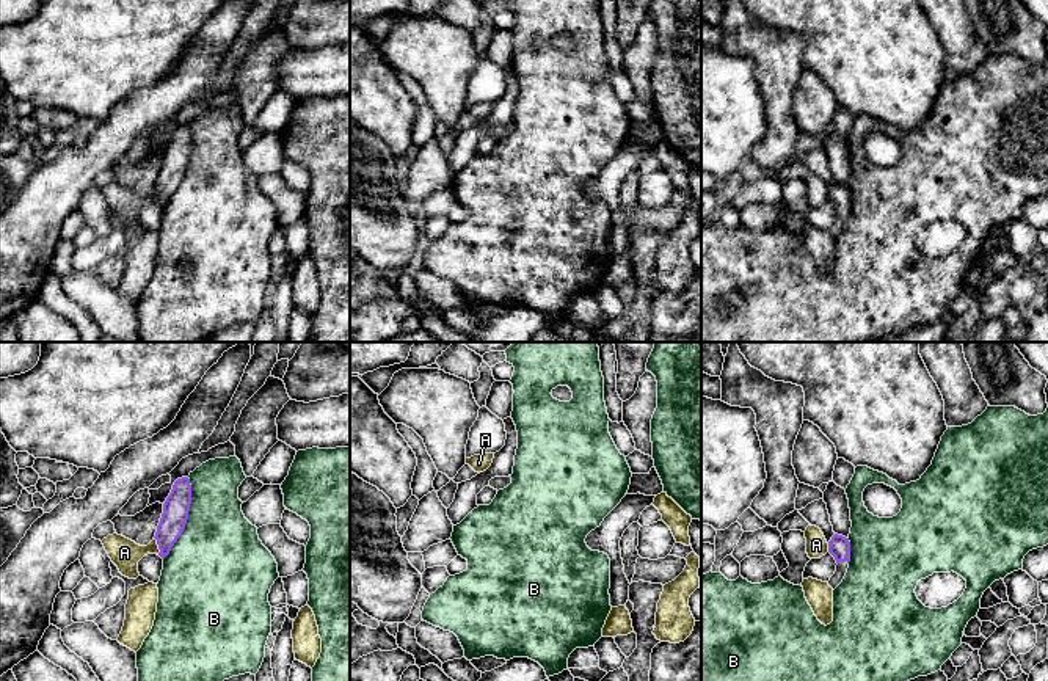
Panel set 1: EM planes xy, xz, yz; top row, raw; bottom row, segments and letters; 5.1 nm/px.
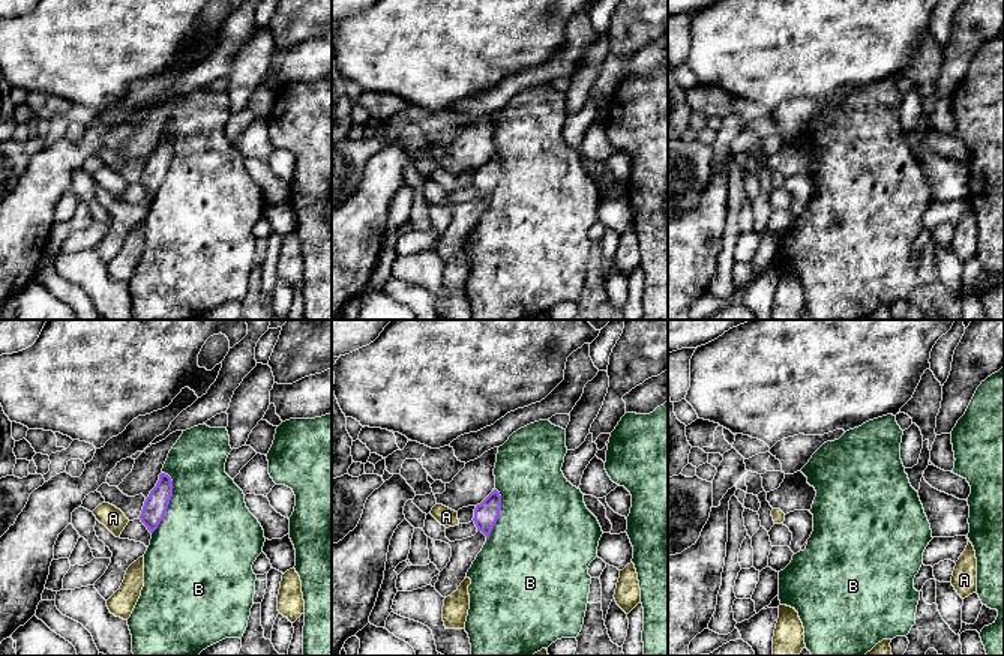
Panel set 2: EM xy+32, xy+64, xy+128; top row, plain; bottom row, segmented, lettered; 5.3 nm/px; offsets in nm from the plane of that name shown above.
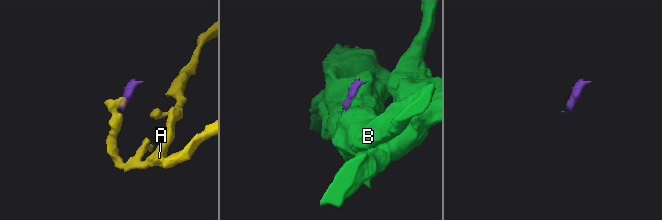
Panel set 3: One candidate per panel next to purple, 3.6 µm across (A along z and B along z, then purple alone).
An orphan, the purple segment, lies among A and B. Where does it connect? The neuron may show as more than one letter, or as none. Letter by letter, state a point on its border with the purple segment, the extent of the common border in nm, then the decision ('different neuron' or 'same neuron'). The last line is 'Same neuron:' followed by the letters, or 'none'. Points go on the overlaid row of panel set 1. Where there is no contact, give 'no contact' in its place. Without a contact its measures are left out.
A: xy (159, 546) | 100 nm | different neuron
B: xy (187, 518) | 440 nm | different neuron
Same neuron: none

